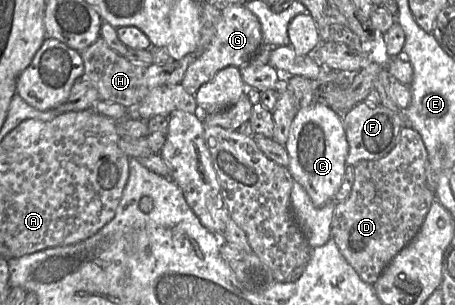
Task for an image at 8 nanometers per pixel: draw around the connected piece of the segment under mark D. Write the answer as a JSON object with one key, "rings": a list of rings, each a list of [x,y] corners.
{"rings":[[[405,125],[397,144],[387,155],[376,160],[363,160],[354,166],[354,181],[348,198],[336,201],[331,237],[364,282],[374,284],[377,281],[390,261],[418,233],[432,203],[436,200],[435,192],[427,185],[427,164],[428,151],[421,135],[409,125]]]}

